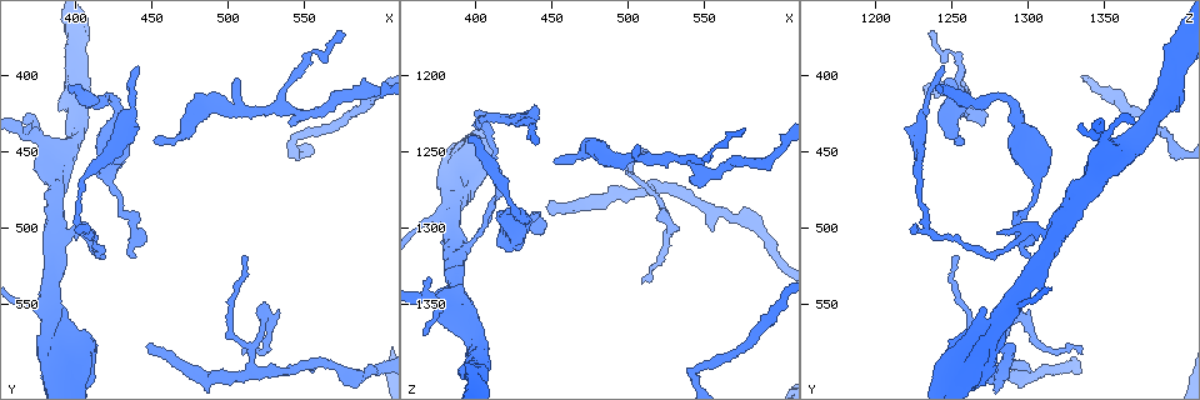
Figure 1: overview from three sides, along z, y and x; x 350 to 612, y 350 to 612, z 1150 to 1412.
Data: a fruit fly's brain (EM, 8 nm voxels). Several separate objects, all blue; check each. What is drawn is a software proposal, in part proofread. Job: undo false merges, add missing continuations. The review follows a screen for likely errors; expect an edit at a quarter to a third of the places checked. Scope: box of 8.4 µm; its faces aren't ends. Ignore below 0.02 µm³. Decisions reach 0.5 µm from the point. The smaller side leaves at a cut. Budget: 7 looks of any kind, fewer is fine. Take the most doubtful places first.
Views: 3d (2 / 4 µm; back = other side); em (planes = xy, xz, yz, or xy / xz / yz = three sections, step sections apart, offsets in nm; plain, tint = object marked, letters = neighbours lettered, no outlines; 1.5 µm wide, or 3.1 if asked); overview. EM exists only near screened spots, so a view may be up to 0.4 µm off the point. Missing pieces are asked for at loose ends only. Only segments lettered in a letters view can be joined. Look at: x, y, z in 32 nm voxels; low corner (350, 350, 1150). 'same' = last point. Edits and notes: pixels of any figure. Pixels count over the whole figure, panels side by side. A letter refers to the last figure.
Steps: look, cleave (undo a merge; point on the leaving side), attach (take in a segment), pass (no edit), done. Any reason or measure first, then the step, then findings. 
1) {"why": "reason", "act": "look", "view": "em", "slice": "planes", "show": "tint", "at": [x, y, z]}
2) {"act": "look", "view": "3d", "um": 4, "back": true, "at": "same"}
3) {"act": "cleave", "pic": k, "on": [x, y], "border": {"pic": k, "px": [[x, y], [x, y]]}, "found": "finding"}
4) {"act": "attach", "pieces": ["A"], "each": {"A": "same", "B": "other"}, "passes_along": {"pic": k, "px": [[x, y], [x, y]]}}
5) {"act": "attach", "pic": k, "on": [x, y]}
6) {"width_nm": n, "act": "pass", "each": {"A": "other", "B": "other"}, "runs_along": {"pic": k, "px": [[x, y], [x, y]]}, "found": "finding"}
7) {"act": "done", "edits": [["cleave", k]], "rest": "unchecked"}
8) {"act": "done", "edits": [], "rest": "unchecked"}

{"why": "end of a long branch", "act": "look", "view": "em", "slice": "yz", "step": 4, "show": "tint", "at": [394, 408, 1242]}

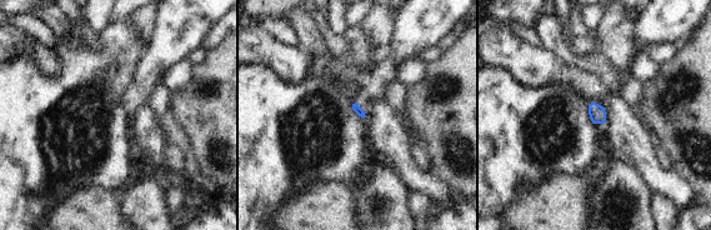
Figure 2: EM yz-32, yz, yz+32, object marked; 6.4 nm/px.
{"why": "cut it another way", "act": "look", "view": "em", "slice": "planes", "show": "letters", "at": "same"}

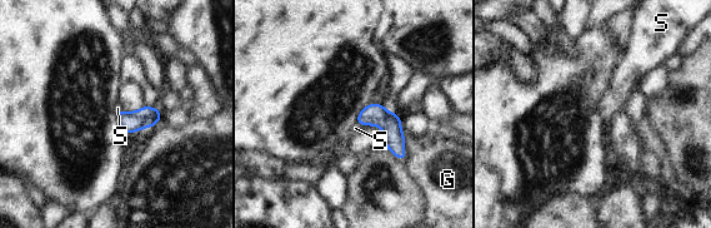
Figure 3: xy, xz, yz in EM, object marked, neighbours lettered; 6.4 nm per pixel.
{"act": "attach", "pieces": ["S"], "each": {"G": "other", "S": "same"}, "passes_along": {"pic": 3, "px": [[377, 115], [359, 124], [355, 128]]}, "found": "the neuron continues"}

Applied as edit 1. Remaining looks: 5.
{"why": "branch stops here", "act": "look", "view": "em", "slice": "planes", "show": "tint", "at": [506, 400, 1248]}

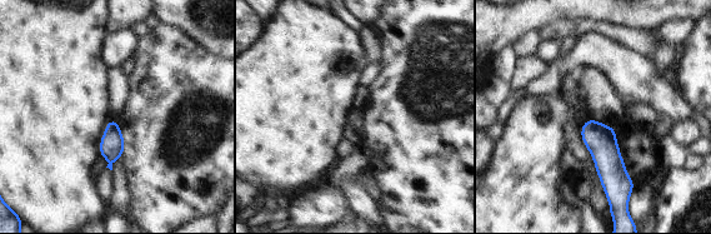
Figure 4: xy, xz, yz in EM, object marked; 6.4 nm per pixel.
{"act": "look", "view": "em", "slice": "planes", "show": "letters", "at": "same"}

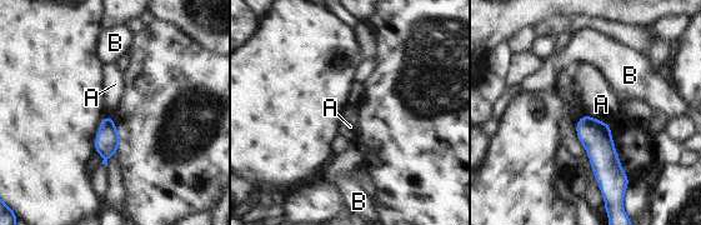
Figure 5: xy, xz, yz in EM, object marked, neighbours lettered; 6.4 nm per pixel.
{"width_nm": 130, "act": "pass", "each": {"A": "other", "B": "other"}, "border": {"pic": 5, "px": [[586, 114], [609, 124]]}, "found": "no lettered segment goes on from it"}

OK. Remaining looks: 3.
{"why": "branch stops here", "act": "look", "view": "3d", "um": 4, "at": [450, 442, 1256]}

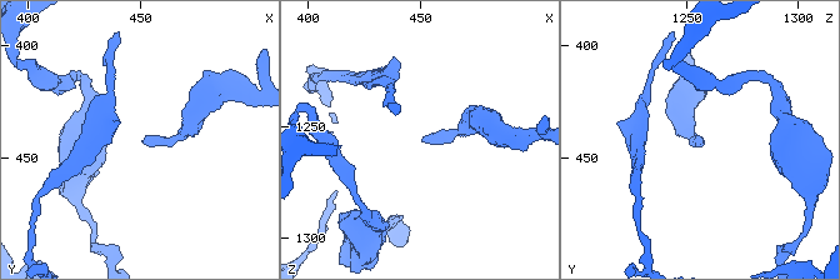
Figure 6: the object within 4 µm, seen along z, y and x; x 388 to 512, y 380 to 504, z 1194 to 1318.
{"act": "look", "view": "em", "slice": "xz", "step": 8, "show": "tint", "at": [451, 444, 1256]}

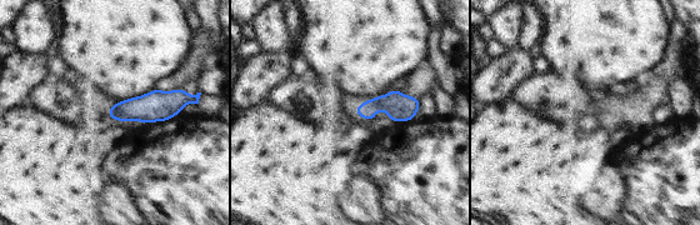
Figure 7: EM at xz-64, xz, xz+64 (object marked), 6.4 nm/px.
{"act": "look", "view": "em", "slice": "planes", "show": "letters", "at": "same"}

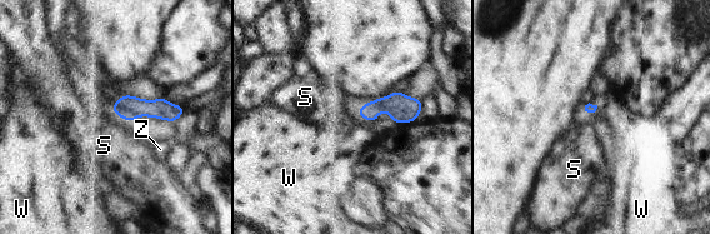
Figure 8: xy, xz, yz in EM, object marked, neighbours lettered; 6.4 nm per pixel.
{"longest_contact_nm": ["S", 190], "act": "pass", "each": {"S": "other", "W": "other", "Z": "other"}, "border": {"pic": 8, "px": [[109, 105], [119, 116], [131, 123]]}, "found": "none of them fits"}

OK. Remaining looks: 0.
{"act": "done", "edits": [["attach", 3]], "rest": "unchecked"}

